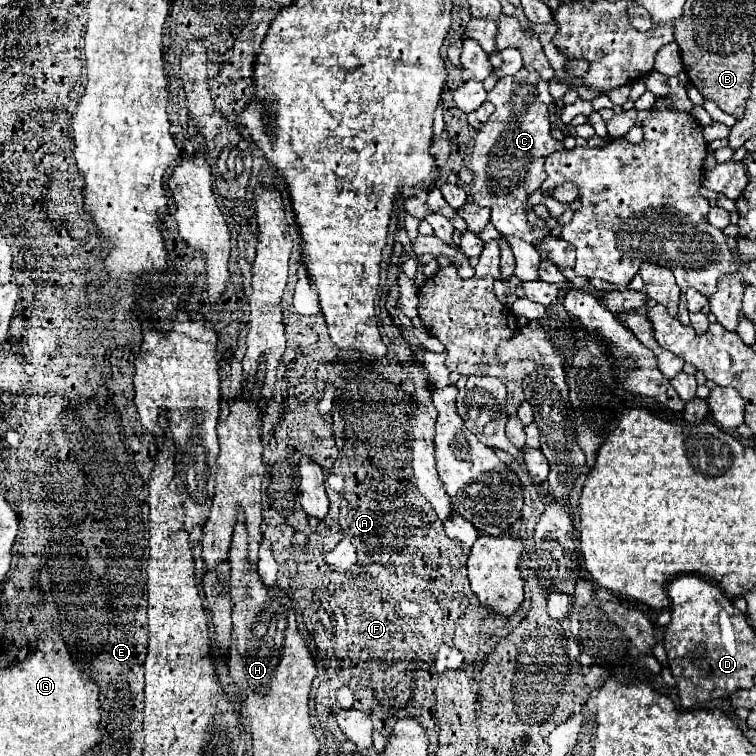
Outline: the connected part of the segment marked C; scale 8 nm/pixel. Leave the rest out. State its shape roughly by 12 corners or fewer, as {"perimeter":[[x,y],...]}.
{"perimeter":[[538,75],[502,77],[478,131],[472,201],[500,235],[536,241],[526,199],[564,147]]}

